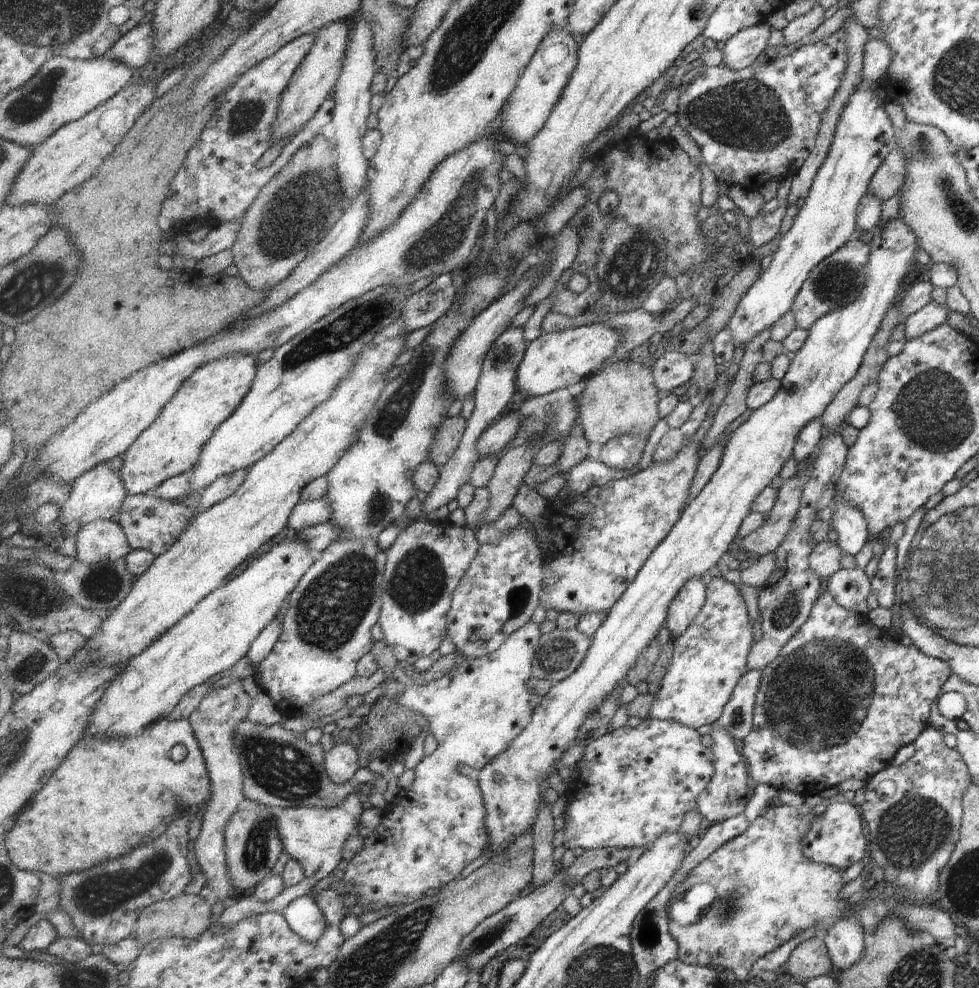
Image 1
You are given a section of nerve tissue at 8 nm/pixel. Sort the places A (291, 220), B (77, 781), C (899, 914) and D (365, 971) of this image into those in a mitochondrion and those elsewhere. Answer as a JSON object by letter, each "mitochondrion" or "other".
{"A":"mitochondrion","B":"other","C":"other","D":"mitochondrion"}

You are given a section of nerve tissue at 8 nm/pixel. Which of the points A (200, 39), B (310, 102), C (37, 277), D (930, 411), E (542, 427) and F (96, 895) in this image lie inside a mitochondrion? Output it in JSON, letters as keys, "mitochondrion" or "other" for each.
{"A":"other","B":"other","C":"mitochondrion","D":"mitochondrion","E":"mitochondrion","F":"mitochondrion"}

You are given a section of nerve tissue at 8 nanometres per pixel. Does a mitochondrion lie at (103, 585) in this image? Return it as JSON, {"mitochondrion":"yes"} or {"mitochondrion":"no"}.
{"mitochondrion":"yes"}

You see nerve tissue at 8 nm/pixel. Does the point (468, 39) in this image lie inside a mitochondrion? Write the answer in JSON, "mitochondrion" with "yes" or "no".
{"mitochondrion":"yes"}

